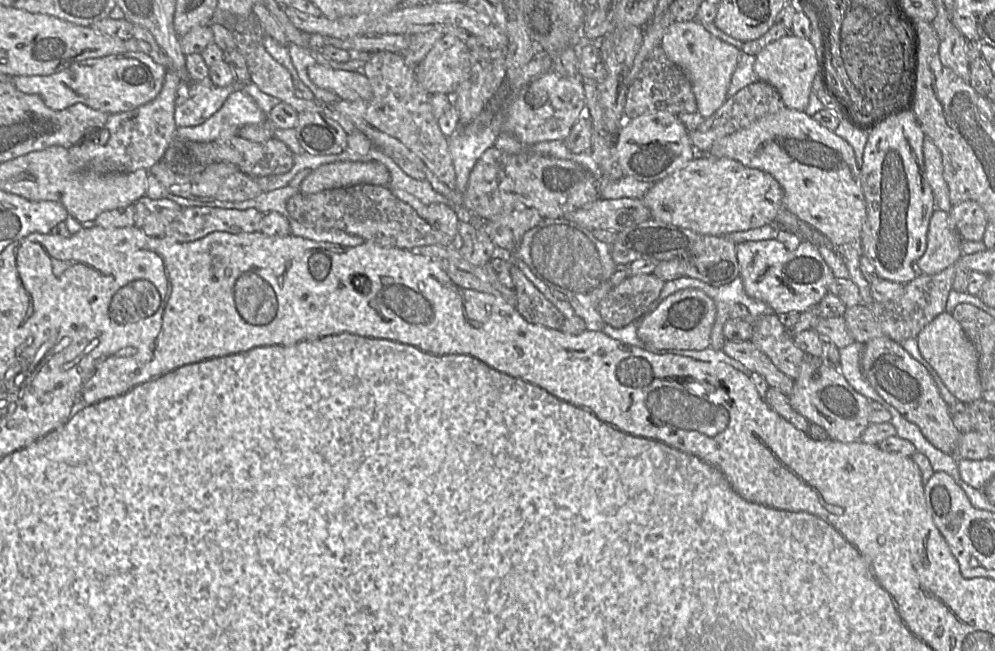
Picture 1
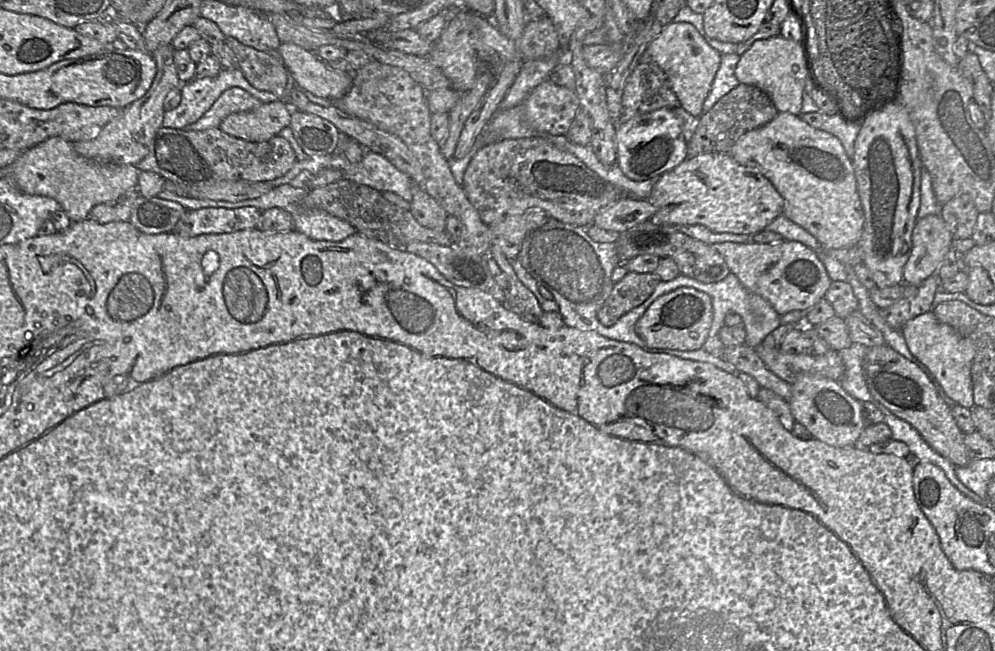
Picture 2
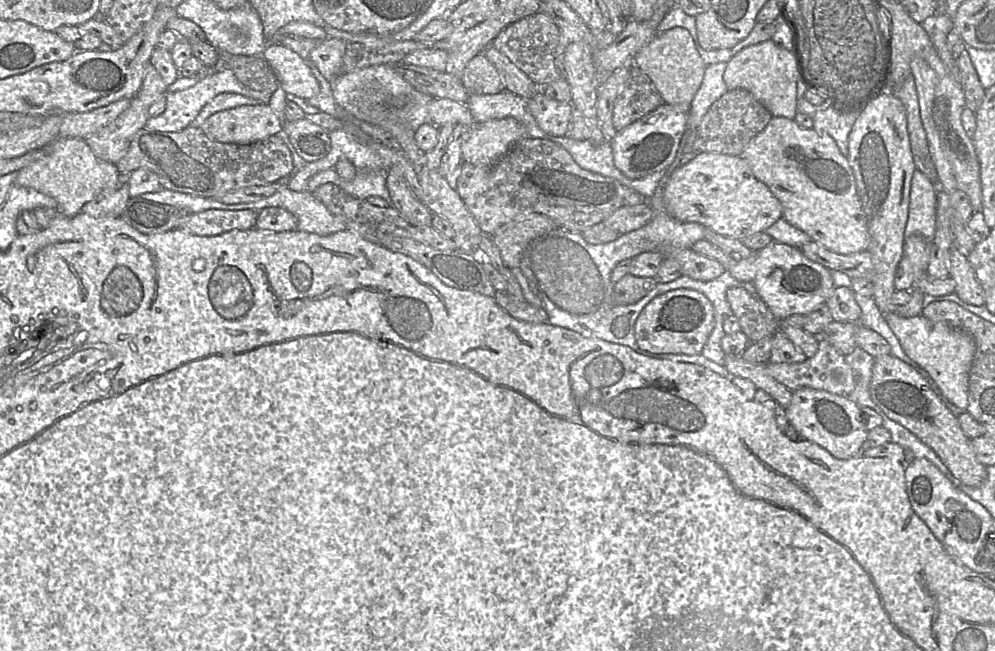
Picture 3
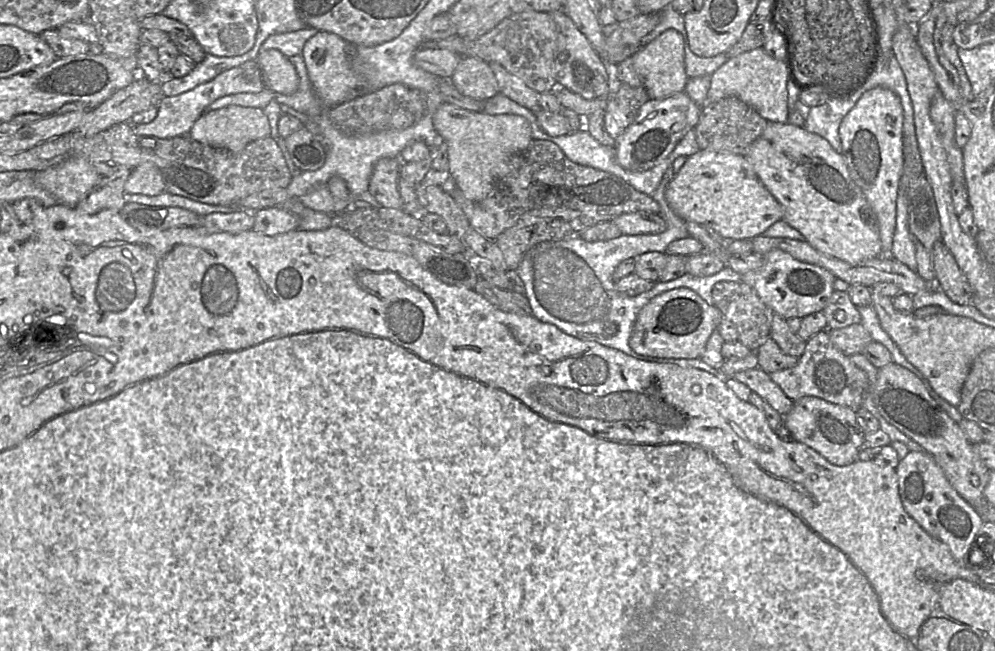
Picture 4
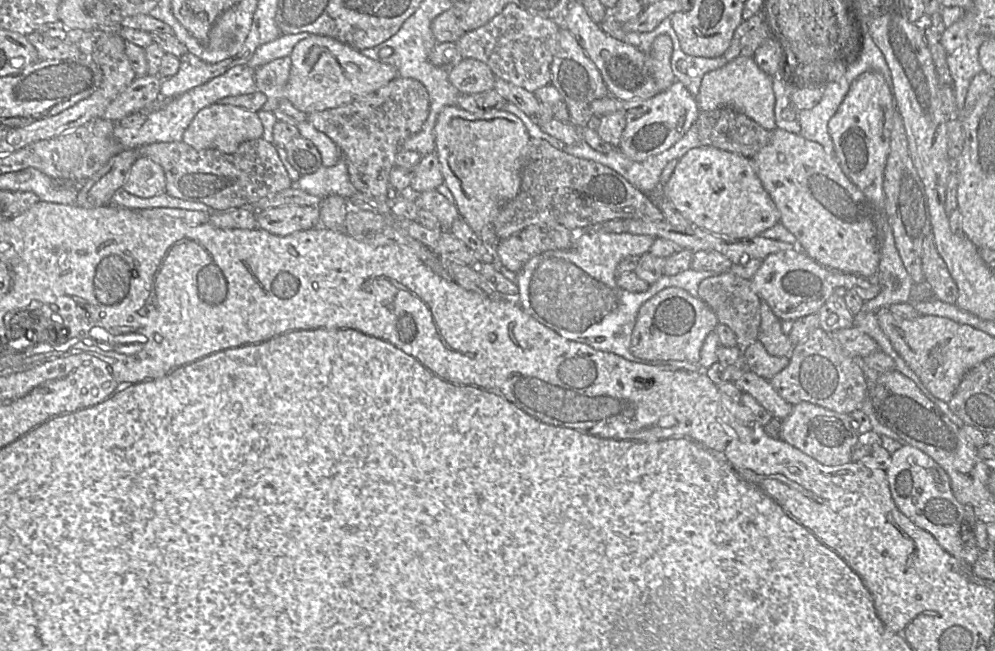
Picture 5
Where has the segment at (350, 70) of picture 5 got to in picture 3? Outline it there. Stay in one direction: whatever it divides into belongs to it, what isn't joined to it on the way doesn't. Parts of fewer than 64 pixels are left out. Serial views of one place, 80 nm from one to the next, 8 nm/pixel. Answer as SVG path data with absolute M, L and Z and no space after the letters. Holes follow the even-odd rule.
M326 37L311 51L307 61L332 83L342 73L344 52L345 41L341 38Z

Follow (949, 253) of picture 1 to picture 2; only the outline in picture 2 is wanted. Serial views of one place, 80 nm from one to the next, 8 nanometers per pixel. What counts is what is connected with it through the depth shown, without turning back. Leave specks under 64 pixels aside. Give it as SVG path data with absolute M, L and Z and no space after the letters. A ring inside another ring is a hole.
M940 215L917 221L912 233L911 254L903 268L903 284L916 285L936 274L953 249L953 236Z

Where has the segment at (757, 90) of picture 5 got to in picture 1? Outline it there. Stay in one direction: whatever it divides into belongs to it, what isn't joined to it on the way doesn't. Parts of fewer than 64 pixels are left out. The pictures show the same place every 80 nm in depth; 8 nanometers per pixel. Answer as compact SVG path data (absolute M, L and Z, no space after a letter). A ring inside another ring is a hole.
M787 35L768 44L755 55L753 69L759 81L771 84L779 92L784 107L804 111L813 81L821 71L821 62L809 39Z

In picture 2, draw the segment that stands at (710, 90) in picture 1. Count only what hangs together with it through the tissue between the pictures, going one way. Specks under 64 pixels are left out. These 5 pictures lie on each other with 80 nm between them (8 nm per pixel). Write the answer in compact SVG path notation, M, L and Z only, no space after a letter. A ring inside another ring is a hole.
M673 21L663 28L645 52L666 74L678 98L679 107L692 116L700 117L703 114L703 103L711 90L722 55L708 44L706 37L695 26L686 22Z

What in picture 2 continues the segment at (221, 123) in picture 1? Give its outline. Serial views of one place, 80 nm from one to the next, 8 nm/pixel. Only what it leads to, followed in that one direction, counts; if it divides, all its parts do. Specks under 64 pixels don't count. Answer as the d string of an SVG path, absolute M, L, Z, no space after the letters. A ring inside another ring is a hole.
M231 88L224 91L201 118L183 129L202 131L218 128L222 120L230 114L254 110L261 106L261 104L258 99L243 89Z

